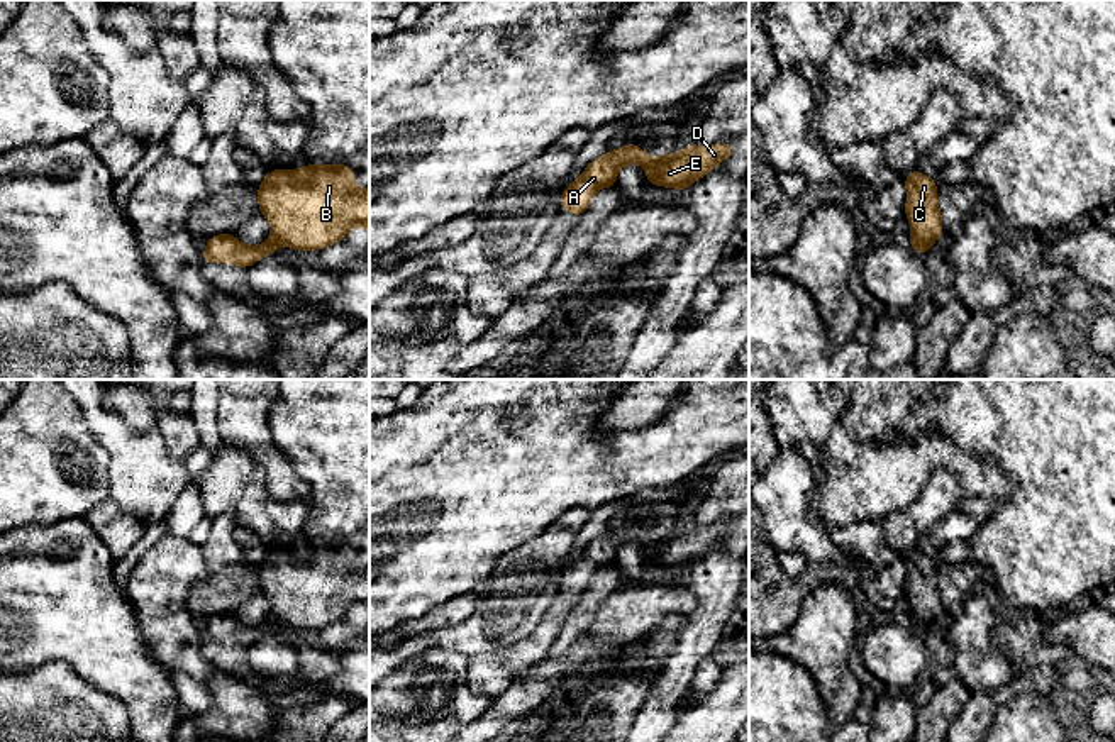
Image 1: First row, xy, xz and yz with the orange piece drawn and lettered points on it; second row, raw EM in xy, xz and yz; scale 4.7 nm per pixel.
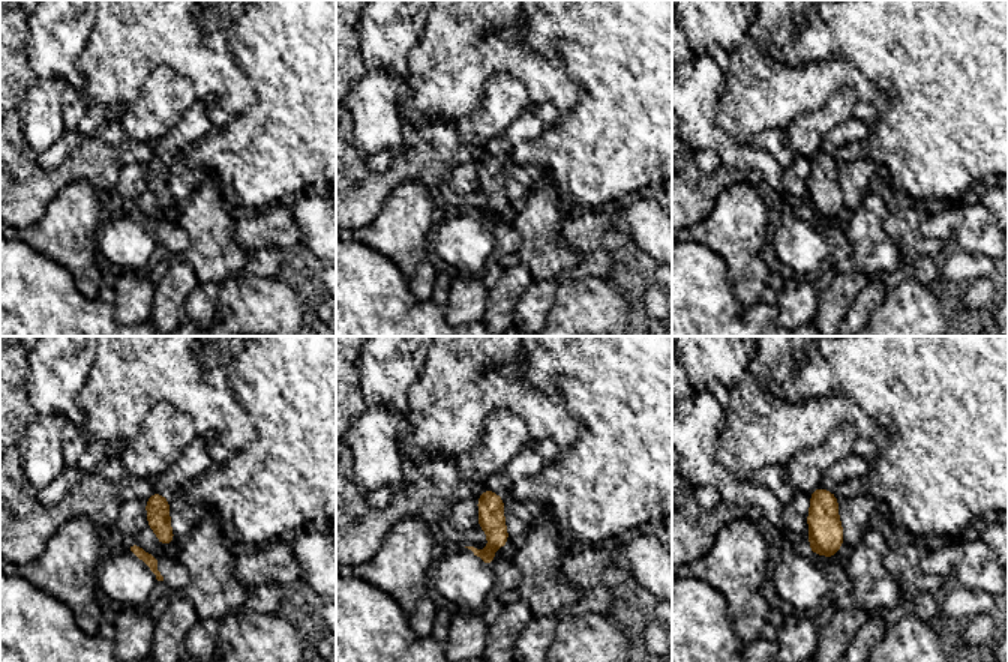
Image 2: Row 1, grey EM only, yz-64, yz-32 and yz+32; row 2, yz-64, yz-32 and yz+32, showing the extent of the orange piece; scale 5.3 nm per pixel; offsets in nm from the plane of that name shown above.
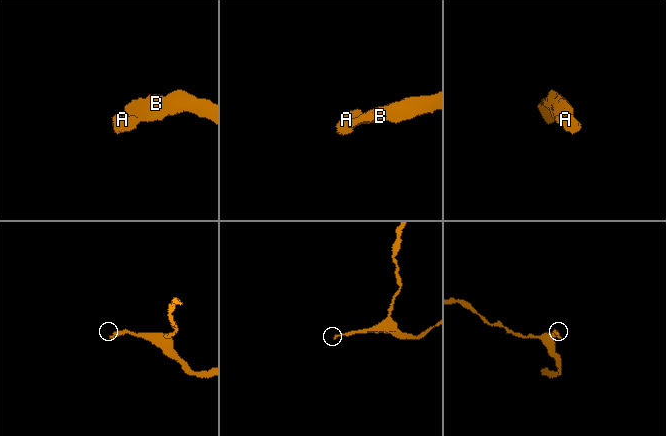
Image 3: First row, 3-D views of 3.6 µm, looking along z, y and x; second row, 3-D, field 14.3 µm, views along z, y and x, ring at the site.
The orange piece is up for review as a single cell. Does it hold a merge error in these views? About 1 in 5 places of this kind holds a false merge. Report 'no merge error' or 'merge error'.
merge error

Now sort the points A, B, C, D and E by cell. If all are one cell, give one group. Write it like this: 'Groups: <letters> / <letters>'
Groups: A / B C D E

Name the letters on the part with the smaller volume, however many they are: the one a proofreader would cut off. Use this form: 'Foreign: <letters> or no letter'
Foreign: A

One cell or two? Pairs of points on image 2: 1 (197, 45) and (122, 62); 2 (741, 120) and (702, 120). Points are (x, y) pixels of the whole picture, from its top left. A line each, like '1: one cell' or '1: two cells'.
1: one cell
2: two cells

